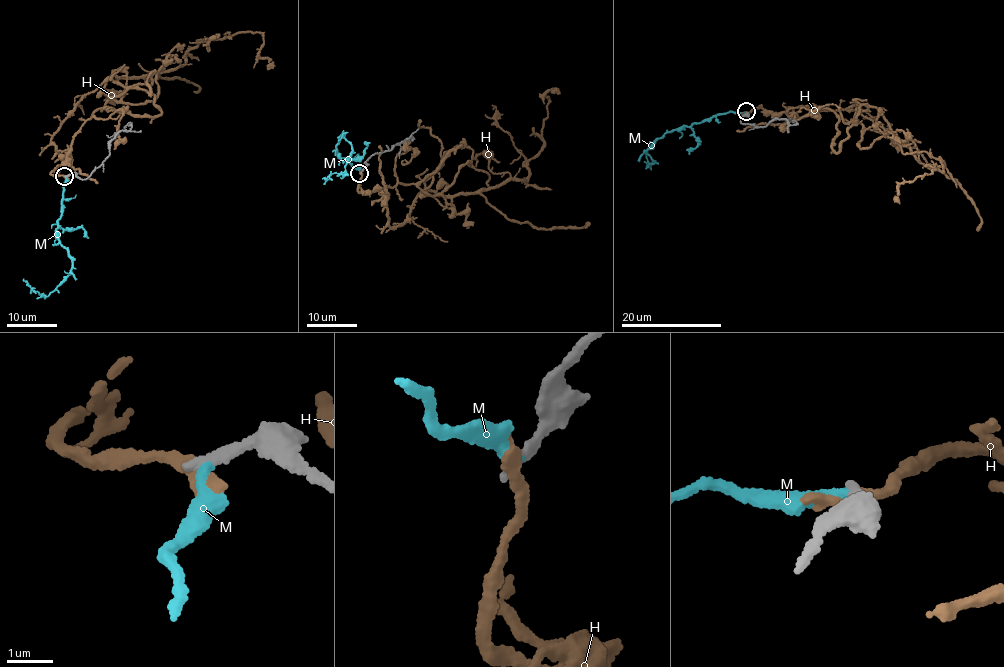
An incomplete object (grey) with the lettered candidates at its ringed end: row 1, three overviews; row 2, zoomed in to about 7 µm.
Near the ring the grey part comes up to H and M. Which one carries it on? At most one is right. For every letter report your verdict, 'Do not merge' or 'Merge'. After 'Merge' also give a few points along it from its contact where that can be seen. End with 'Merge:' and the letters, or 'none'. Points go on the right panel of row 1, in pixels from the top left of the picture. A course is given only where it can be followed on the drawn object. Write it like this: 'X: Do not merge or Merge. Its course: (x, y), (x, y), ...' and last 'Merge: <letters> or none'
H: Do not merge
M: Do not merge
Merge: none

